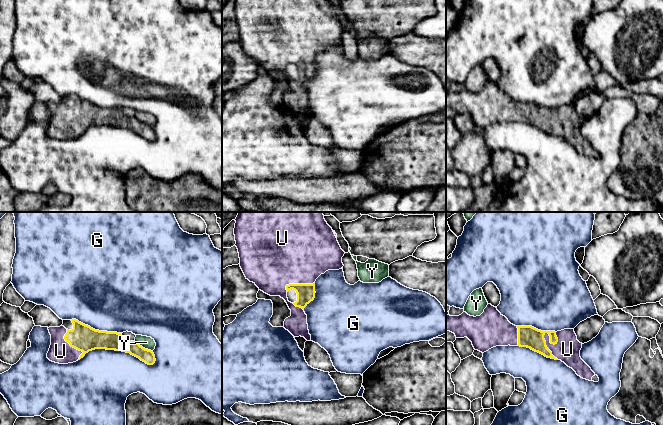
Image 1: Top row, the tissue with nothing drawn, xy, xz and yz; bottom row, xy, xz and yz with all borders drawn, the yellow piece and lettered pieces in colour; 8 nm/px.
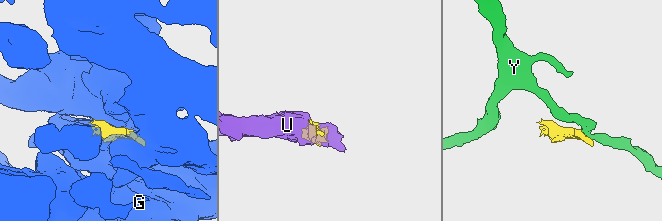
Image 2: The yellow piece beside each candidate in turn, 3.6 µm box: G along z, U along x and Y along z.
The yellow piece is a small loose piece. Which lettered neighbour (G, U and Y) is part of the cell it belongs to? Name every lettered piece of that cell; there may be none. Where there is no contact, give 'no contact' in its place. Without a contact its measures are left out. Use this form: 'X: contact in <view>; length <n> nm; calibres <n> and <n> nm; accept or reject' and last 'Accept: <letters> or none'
G: contact in xy; length 650 nm; calibres 190 and 460 nm; reject
U: contact in yz; length 240 nm; calibres 170 and 200 nm; accept
Y: contact in xy; length 180 nm; calibres 140 and 100 nm; reject
Accept: U

